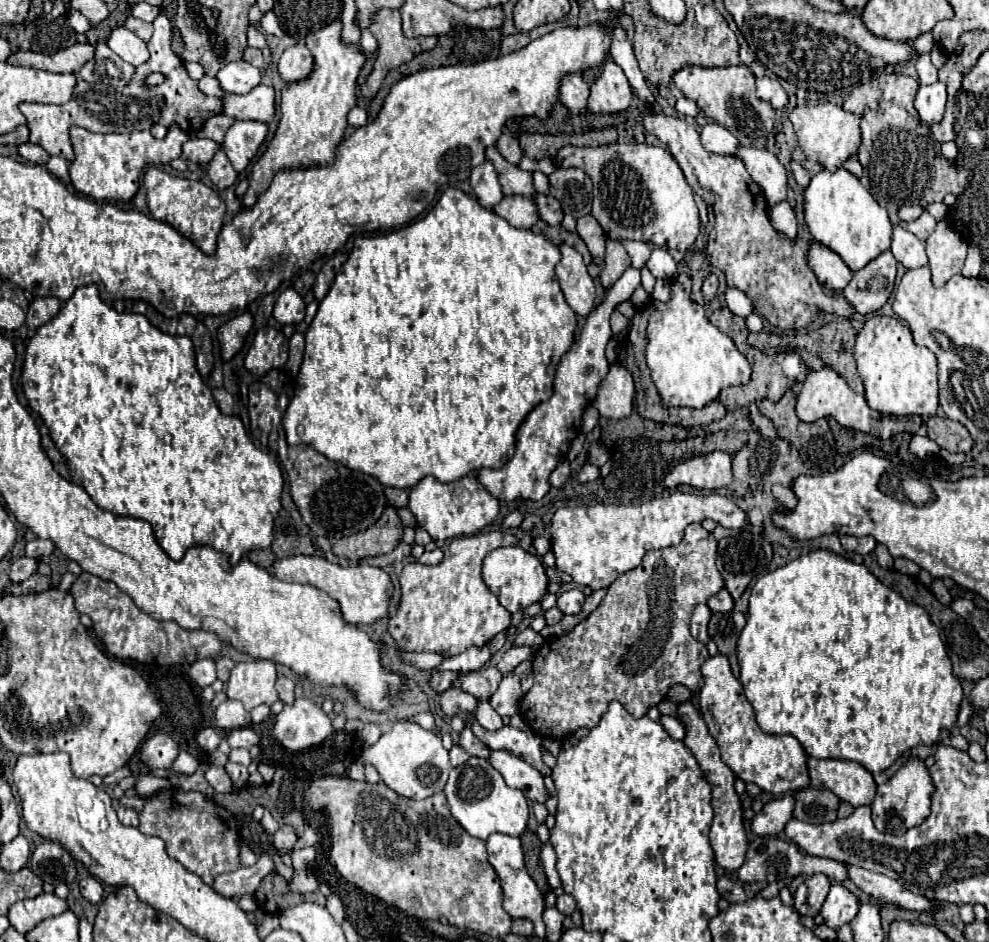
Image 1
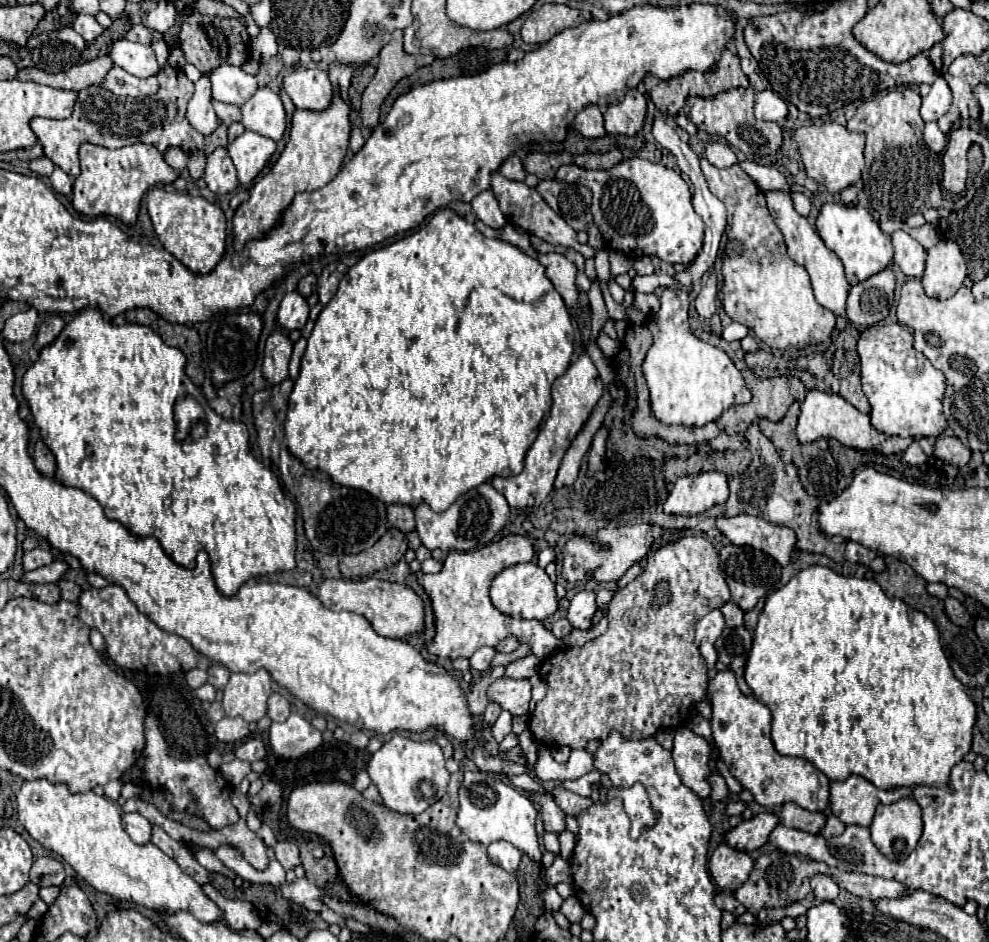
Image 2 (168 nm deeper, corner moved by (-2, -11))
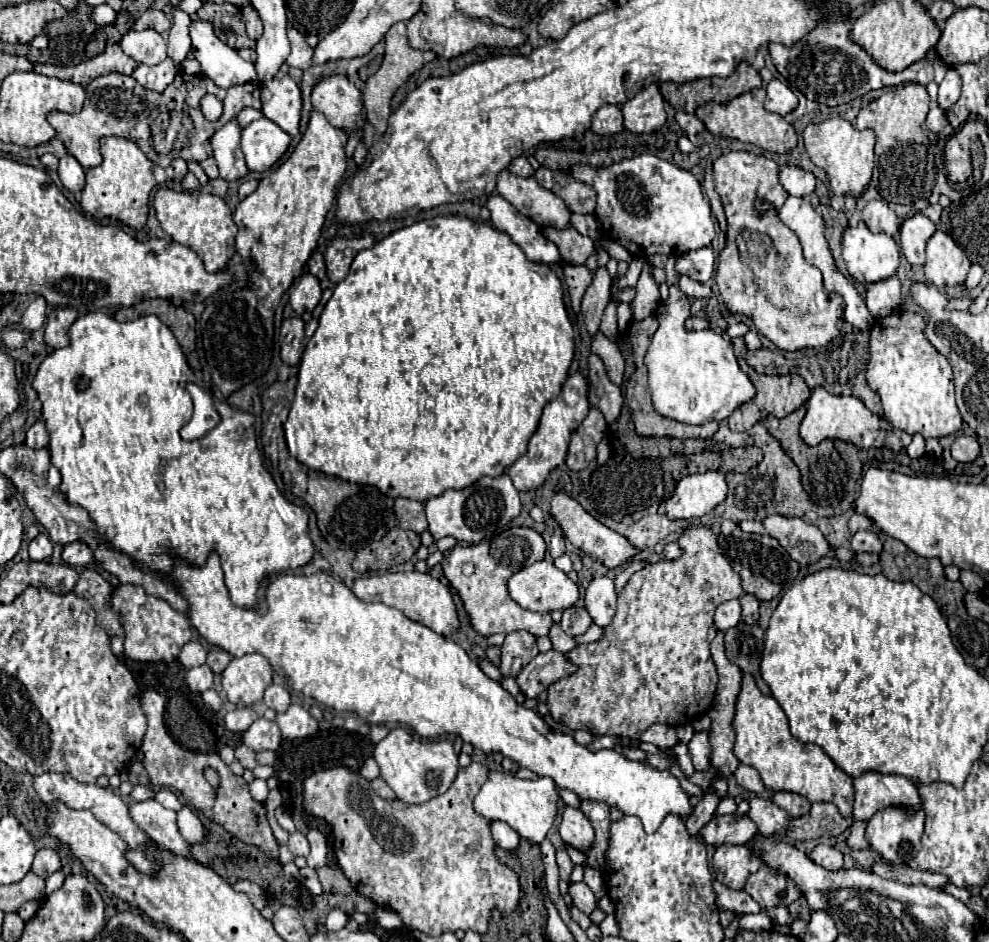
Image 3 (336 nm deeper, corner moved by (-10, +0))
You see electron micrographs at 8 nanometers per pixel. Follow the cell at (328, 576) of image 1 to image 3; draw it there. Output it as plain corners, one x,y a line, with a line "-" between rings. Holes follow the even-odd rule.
413,570
413,572
397,572
397,574
383,574
383,576
375,574
375,576
357,578
357,580
353,580
351,592
363,602
383,602
383,604
387,604
391,608
397,608
409,620
431,628
437,634
451,636
459,626
455,604
453,604
449,588
443,586
439,580
431,578
429,574
421,574
417,570

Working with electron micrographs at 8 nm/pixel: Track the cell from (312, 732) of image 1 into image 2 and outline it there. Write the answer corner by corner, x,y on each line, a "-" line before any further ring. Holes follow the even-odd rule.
291,713
285,723
271,723
269,741
271,749
277,755
297,759
309,751
315,751
323,739
309,721
305,721
297,713

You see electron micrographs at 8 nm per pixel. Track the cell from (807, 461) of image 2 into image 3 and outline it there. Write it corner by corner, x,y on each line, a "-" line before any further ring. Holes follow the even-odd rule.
805,406
797,408
795,412
787,414
785,418
777,418
777,416
767,416
765,418
765,426
767,430
781,442
783,450
793,458
793,462
799,466
801,470
801,480
803,480
803,486
809,494
809,498
819,504
819,506
835,506
841,502
845,490
847,490
847,468
845,468
845,462
843,458
839,456
839,452
835,450
833,446
833,440
823,440
819,442
817,446
809,446
801,440
799,436
799,424
805,416

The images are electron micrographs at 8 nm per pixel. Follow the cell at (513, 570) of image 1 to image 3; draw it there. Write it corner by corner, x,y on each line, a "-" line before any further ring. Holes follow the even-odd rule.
541,560
541,562
535,562
531,566
525,566
521,568
519,572
515,572
509,582
507,582
507,588
509,588
509,596
521,606
521,608
527,608
527,610
535,610
535,612
553,612
553,610
565,610
565,608
571,608
577,600
579,600
579,588
575,582
571,582
567,578
565,572
561,572
551,560

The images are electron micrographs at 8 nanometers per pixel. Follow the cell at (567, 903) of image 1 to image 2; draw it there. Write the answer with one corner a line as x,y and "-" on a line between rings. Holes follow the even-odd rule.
571,895
571,897
567,897
567,899
563,901
561,913
563,913
571,923
579,923
579,921
583,919
583,915
585,915
585,909
583,909
583,905
579,903
579,899
577,899
575,895

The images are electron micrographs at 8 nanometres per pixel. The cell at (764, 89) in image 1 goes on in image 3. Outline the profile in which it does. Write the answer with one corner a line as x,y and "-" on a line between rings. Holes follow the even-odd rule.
773,78
767,84
767,98
765,98
764,106
769,112
787,116
789,112
797,108
797,96
786,82

